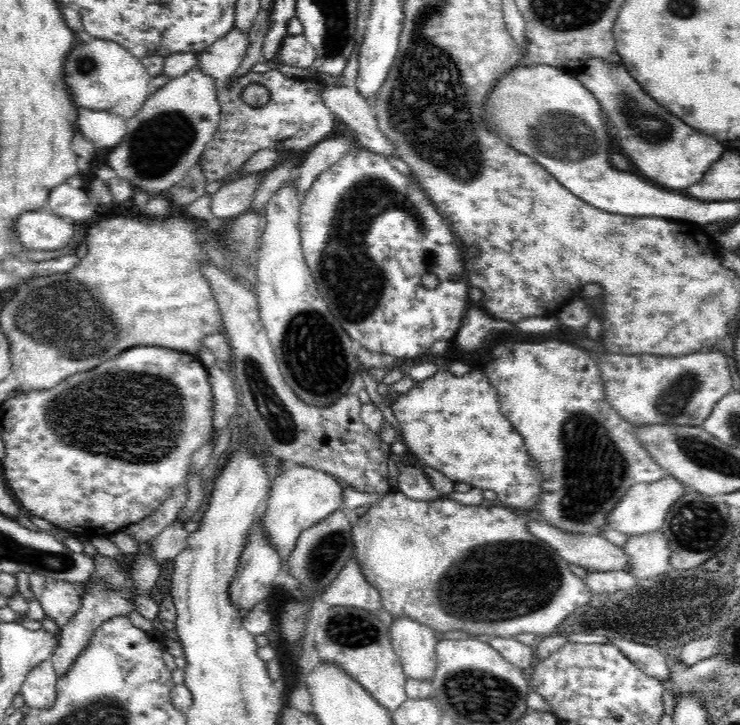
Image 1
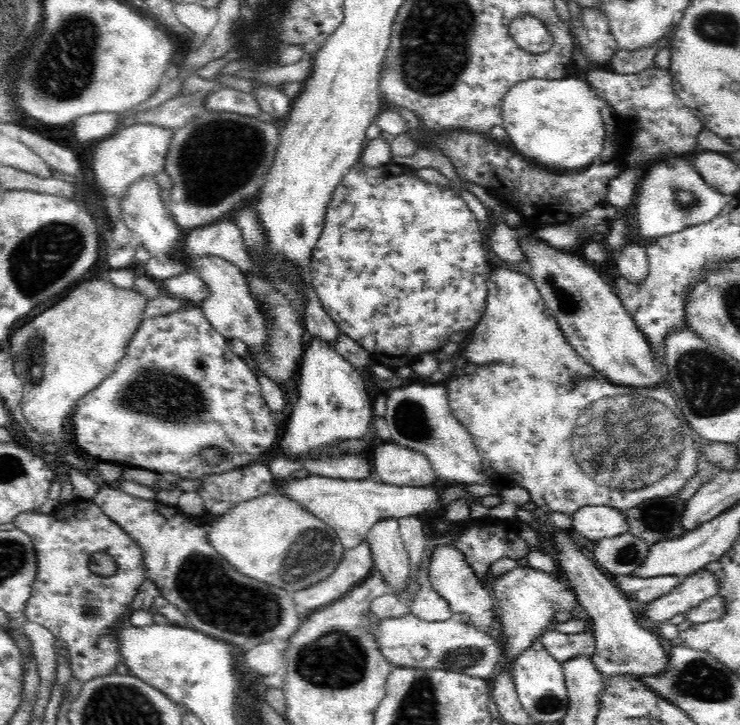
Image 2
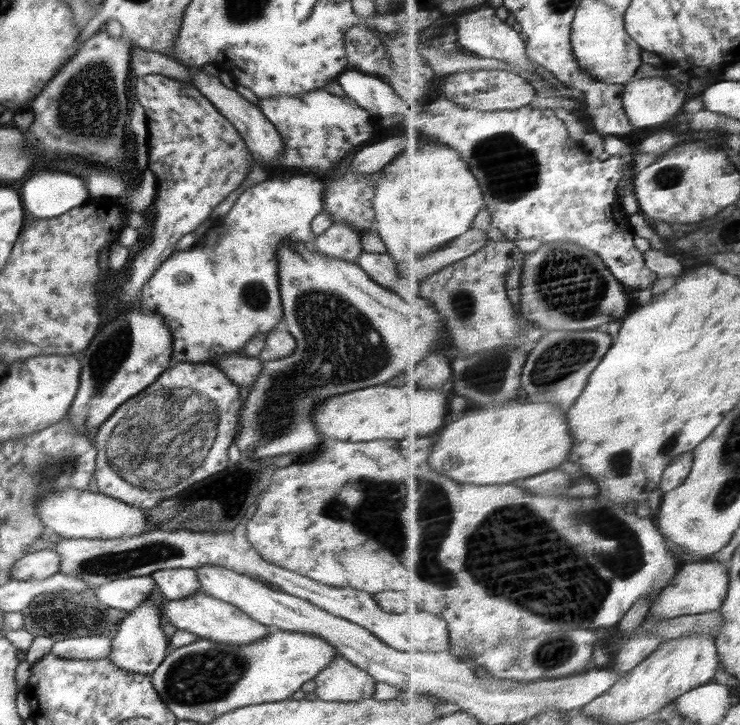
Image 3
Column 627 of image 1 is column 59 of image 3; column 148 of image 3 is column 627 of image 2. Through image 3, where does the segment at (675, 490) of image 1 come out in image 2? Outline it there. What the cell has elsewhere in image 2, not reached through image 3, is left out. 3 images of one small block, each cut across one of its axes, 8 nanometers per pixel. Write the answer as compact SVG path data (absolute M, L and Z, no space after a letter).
M588 505L577 508L571 518L572 530L592 540L612 538L628 532L626 515L617 508Z

